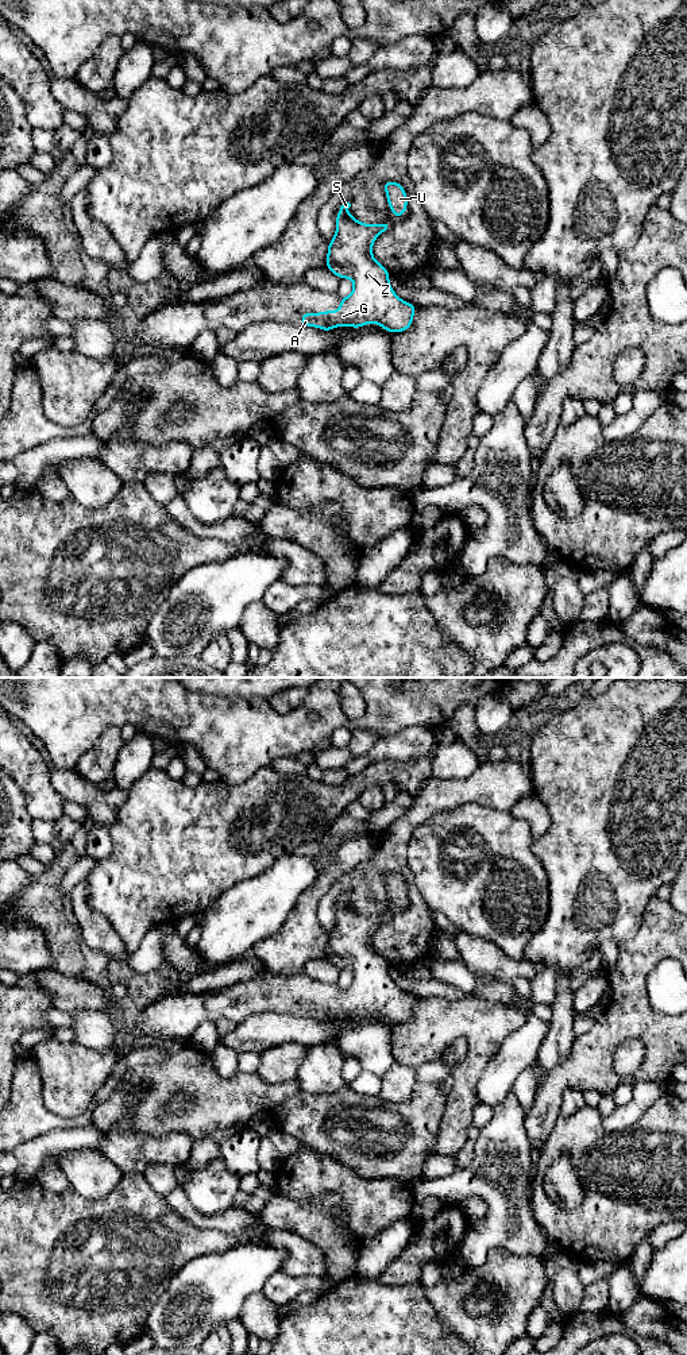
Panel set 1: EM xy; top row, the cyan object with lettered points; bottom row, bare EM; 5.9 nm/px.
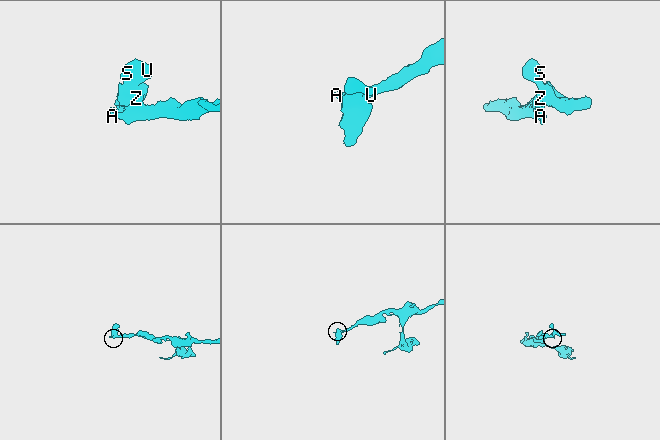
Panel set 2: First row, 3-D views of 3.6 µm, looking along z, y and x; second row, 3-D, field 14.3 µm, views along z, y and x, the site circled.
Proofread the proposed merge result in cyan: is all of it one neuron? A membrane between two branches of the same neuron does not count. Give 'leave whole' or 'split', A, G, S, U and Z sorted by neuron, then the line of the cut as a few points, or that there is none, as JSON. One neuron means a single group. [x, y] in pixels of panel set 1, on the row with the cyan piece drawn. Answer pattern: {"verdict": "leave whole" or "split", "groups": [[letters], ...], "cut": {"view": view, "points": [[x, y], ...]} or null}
{"verdict": "leave whole", "groups": [["A", "G", "S", "U", "Z"]], "cut": null}

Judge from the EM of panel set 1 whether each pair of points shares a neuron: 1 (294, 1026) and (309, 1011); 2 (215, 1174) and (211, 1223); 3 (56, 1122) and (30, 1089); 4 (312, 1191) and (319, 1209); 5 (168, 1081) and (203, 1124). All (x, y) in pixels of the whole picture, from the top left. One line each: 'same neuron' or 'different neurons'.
1: different neurons
2: different neurons
3: same neuron
4: different neurons
5: same neuron

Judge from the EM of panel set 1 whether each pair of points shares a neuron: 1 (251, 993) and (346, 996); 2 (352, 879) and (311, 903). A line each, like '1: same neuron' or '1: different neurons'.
1: same neuron
2: different neurons

